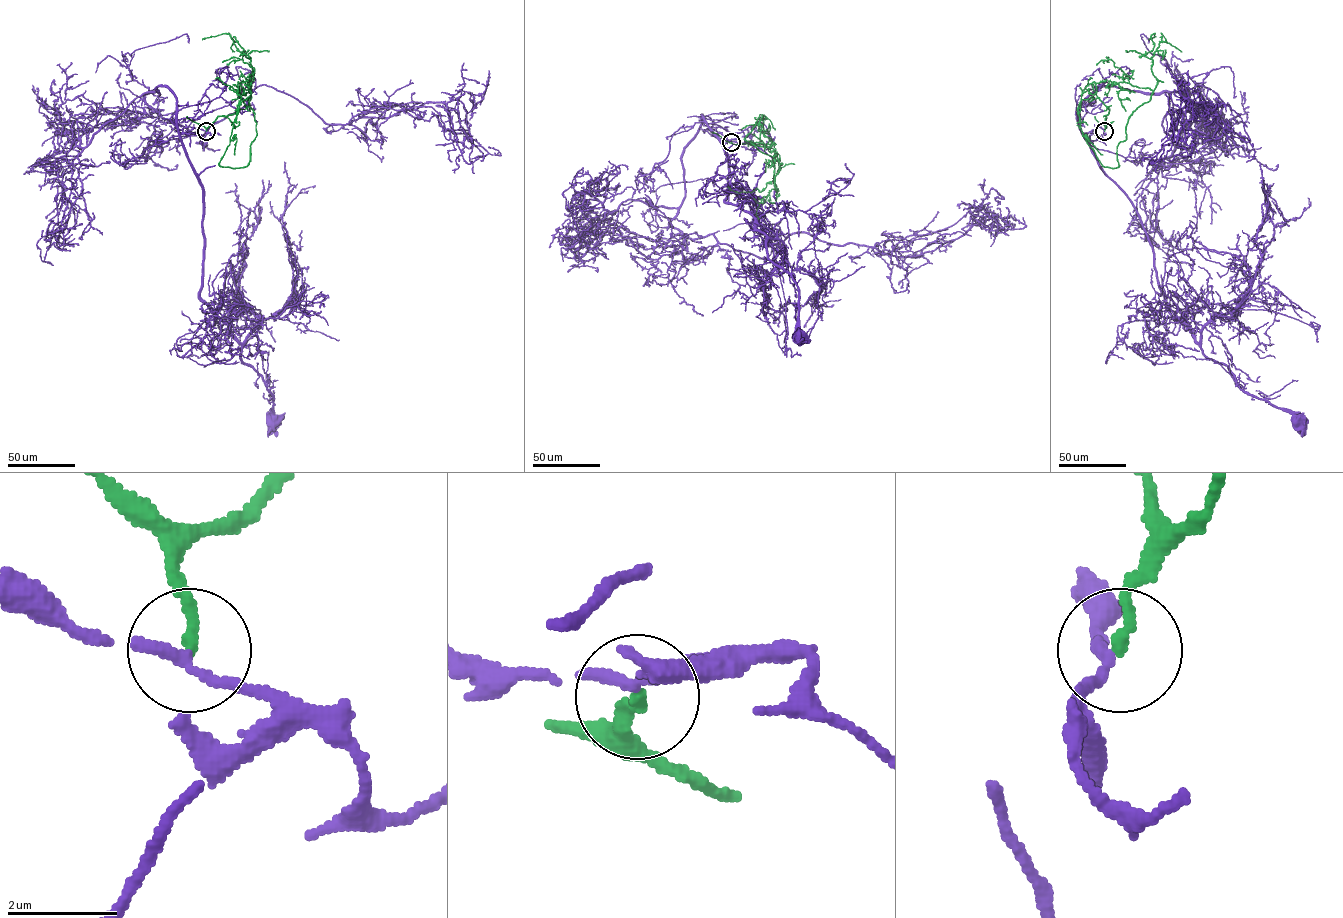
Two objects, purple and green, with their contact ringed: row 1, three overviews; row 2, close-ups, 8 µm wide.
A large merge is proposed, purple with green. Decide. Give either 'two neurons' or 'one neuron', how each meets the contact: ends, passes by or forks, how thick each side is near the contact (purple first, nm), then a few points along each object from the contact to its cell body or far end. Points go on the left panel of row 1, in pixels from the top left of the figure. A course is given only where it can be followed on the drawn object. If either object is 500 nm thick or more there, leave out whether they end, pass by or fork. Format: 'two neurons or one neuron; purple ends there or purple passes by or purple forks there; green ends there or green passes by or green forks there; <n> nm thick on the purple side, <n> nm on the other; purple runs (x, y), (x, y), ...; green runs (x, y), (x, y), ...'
one neuron; purple passes by; green ends there; 180 nm thick on the purple side, 200 nm on the other; purple runs (206, 131), (185, 127), (180, 141), (202, 190), (199, 297), (229, 323), (241, 361), (272, 394), (272, 422); green runs (206, 131), (246, 107), (238, 83), (219, 164), (247, 165), (256, 135), (250, 58), (228, 34), (202, 39)

